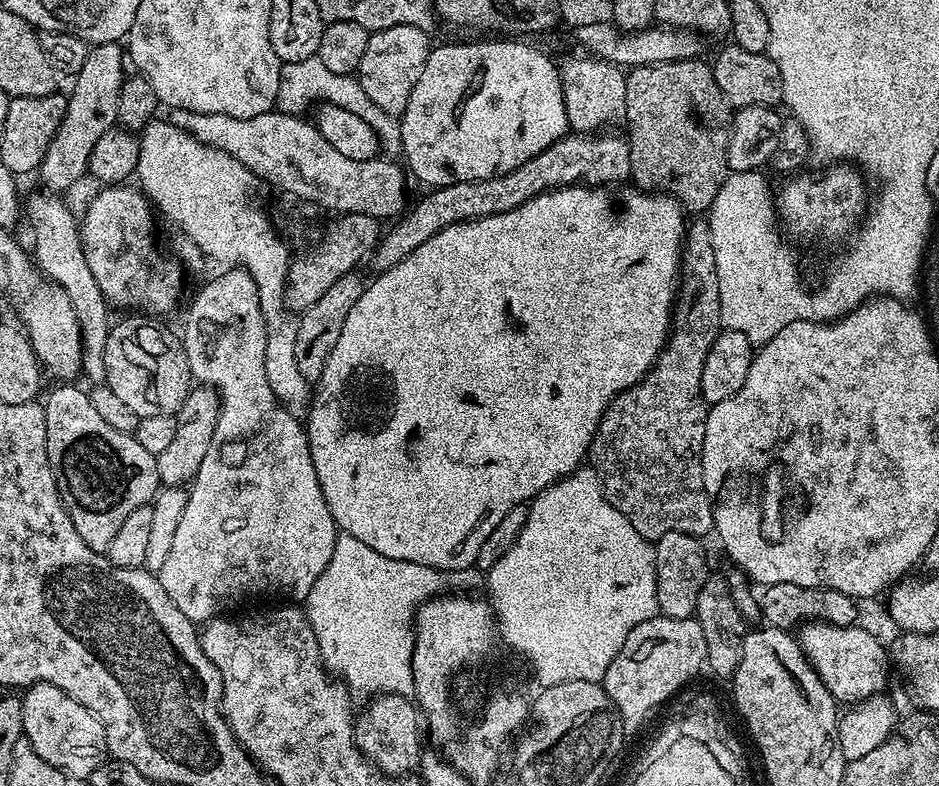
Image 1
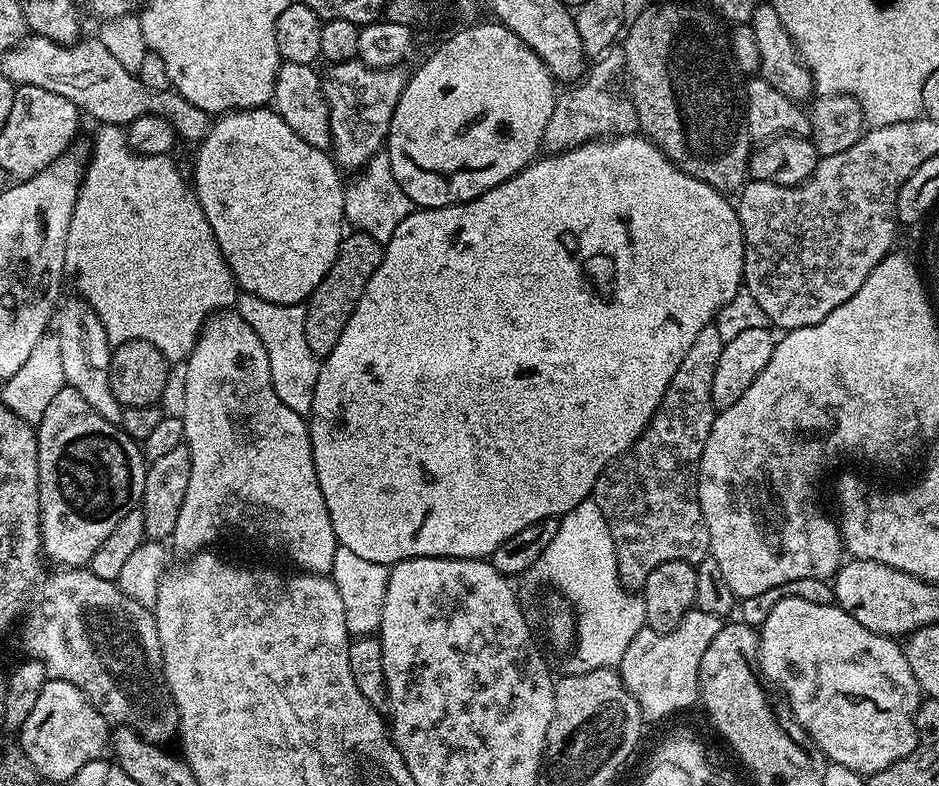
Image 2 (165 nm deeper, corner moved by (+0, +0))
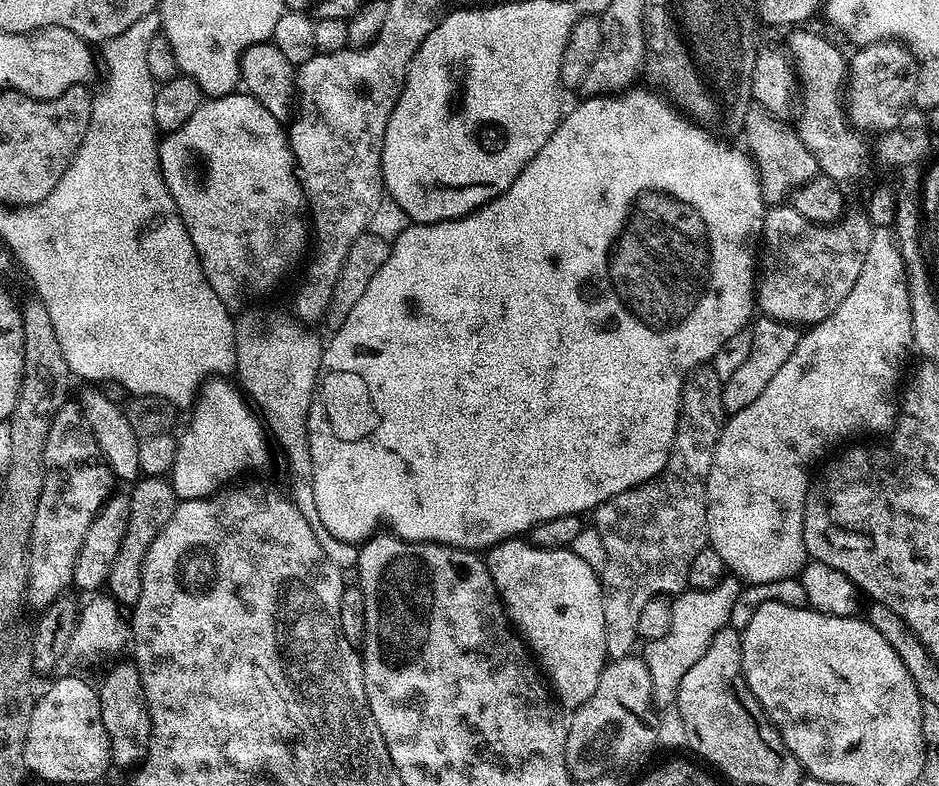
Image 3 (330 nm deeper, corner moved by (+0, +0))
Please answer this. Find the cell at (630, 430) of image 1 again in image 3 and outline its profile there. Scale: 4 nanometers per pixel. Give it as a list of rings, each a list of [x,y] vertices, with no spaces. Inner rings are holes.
[[[701,366],[693,368],[684,379],[684,389],[680,395],[680,417],[678,418],[678,426],[674,434],[674,442],[670,450],[670,458],[666,462],[666,466],[652,480],[647,480],[645,484],[638,485],[637,488],[630,490],[622,490],[622,494],[614,494],[606,502],[594,509],[594,527],[596,532],[602,538],[602,546],[606,546],[606,562],[602,571],[599,573],[600,585],[602,586],[602,614],[606,614],[606,646],[608,647],[609,657],[631,656],[635,644],[638,644],[638,614],[642,614],[642,606],[646,606],[646,602],[650,602],[650,598],[662,596],[665,594],[679,594],[688,588],[688,575],[690,574],[690,562],[694,562],[694,554],[698,554],[698,550],[709,547],[708,542],[708,475],[710,474],[710,466],[714,458],[714,450],[716,443],[720,437],[720,432],[724,429],[726,413],[722,406],[722,390],[723,383],[718,378],[718,374],[714,374],[711,366]]]

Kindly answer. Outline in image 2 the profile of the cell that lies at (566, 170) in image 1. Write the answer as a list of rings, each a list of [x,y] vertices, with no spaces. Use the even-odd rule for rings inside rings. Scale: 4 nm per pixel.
[[[609,50],[595,61],[579,80],[556,97],[554,114],[546,122],[543,151],[548,154],[569,152],[591,140],[602,140],[614,136],[630,136],[639,129],[638,114],[634,102],[622,83],[625,75],[624,54],[620,50]]]

